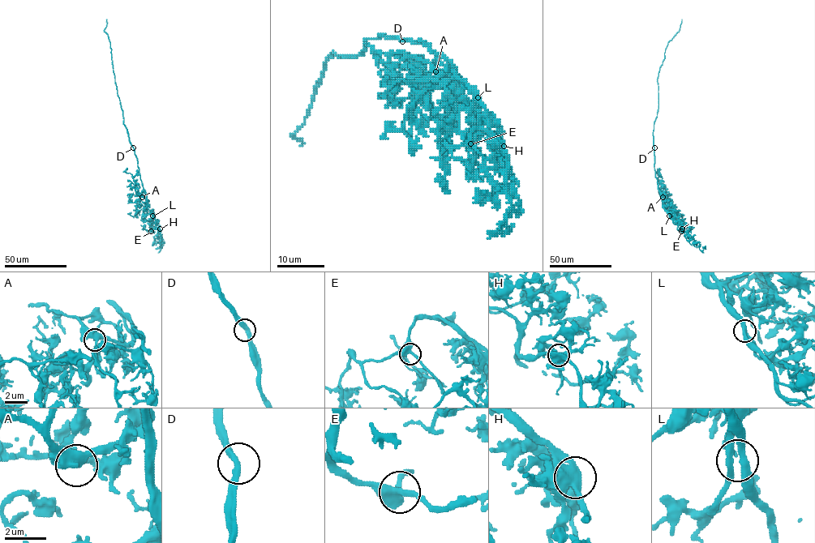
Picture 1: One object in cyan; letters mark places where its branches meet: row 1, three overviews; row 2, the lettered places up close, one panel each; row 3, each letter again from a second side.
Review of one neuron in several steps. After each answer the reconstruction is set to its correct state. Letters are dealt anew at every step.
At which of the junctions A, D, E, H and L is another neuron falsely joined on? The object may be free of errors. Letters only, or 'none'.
none

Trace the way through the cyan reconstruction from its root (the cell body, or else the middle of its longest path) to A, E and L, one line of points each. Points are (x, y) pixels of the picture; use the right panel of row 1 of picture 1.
A: (654, 147), (655, 176), (662, 197)
E: (654, 147), (655, 176), (662, 207), (681, 231)
L: (654, 147), (658, 188), (662, 207), (669, 215)

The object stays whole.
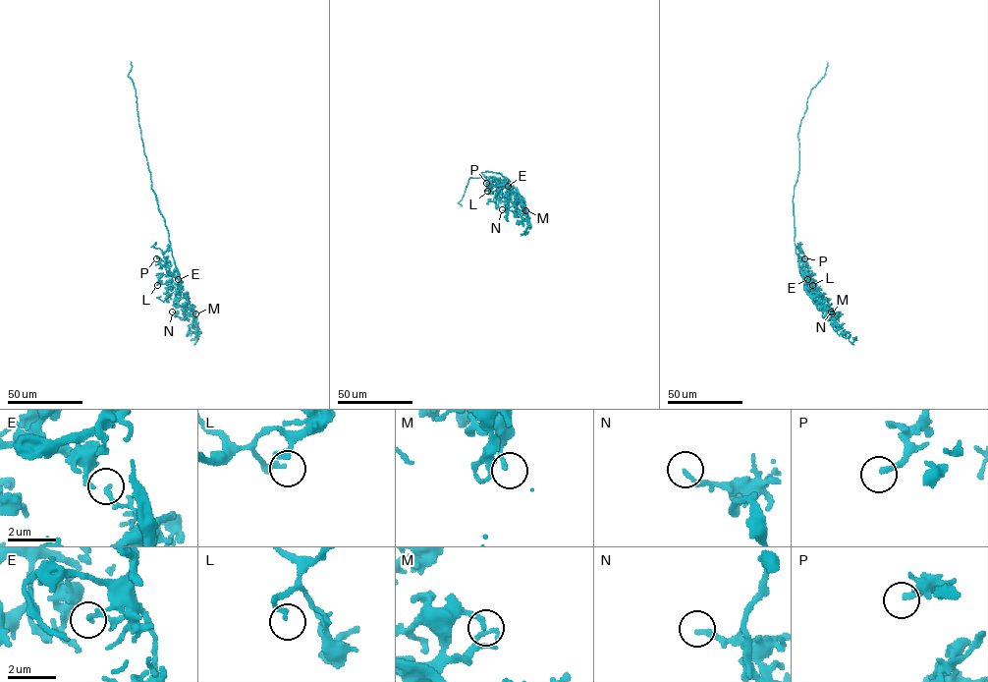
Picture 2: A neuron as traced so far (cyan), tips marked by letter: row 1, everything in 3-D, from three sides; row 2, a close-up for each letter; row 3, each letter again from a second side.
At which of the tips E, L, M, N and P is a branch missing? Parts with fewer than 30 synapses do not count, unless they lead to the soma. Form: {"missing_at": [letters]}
{"missing_at": ["L", "P"]}

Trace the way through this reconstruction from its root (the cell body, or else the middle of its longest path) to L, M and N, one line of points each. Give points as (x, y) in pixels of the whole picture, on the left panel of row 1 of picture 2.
L: (164, 217), (181, 287), (177, 290), (172, 285), (157, 285)
M: (164, 217), (180, 290), (190, 305), (189, 315), (195, 313)
N: (164, 217), (180, 290), (191, 310), (184, 318), (172, 312)

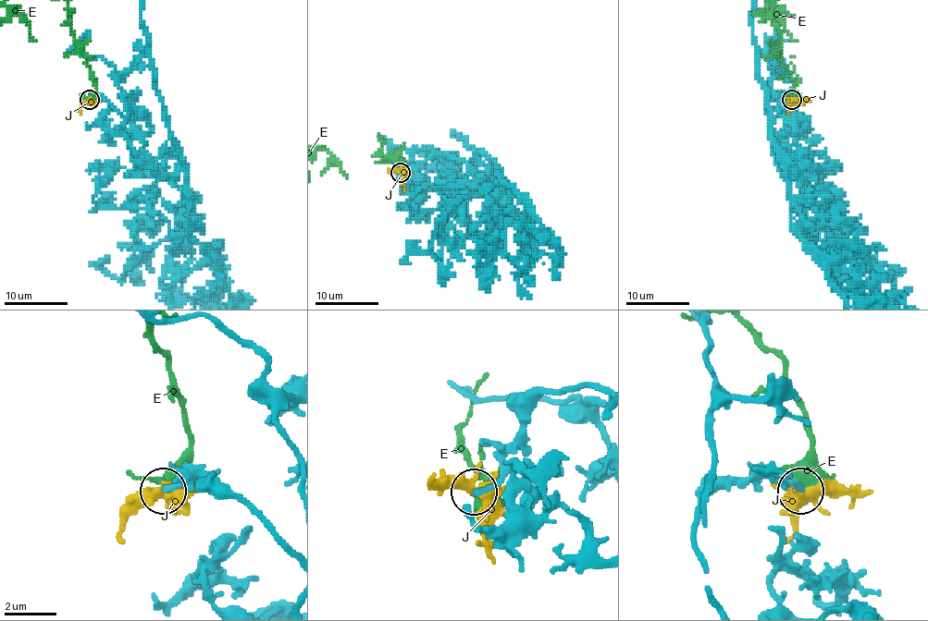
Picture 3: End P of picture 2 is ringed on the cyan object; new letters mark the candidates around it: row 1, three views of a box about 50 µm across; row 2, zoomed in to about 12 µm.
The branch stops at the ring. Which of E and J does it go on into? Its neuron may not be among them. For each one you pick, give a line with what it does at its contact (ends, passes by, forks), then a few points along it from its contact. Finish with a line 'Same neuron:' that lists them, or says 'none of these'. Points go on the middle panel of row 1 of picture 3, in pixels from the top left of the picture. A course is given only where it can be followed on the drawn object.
J: it forks there; it runs (402, 172), (390, 171), (390, 167)
Same neuron: J

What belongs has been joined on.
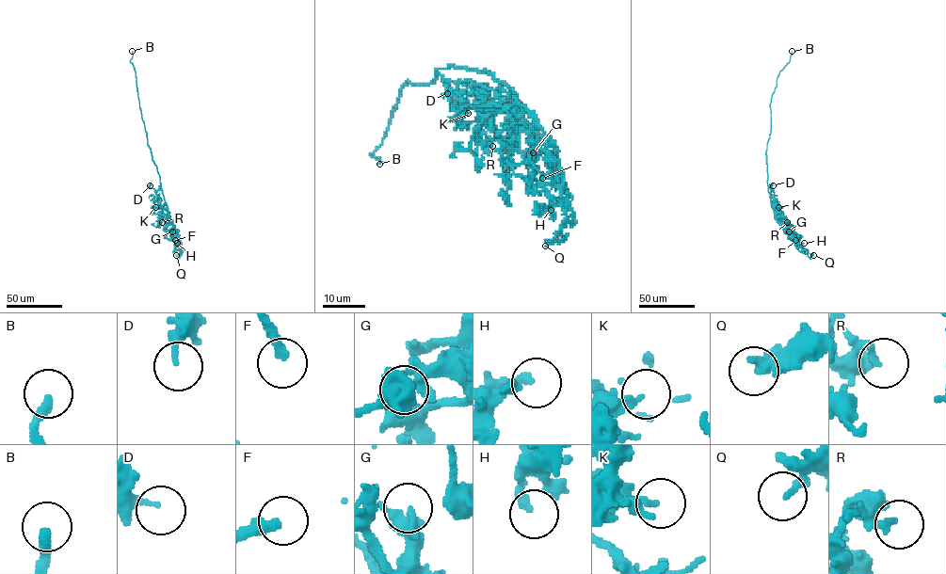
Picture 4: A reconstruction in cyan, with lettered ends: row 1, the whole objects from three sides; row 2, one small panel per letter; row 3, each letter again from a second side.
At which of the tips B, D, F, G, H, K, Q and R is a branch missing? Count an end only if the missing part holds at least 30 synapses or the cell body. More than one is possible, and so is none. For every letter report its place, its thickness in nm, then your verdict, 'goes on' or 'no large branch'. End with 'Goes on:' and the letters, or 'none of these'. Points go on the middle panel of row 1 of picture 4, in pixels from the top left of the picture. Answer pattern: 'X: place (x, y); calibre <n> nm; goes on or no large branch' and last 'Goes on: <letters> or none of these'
B: place (379, 164); calibre 320 nm; goes on
D: place (447, 93); calibre 220 nm; no large branch
F: place (542, 178); calibre 280 nm; goes on
G: place (533, 152); calibre 260 nm; no large branch
H: place (551, 210); calibre 260 nm; no large branch
K: place (468, 113); calibre 200 nm; no large branch
Q: place (545, 246); calibre 180 nm; no large branch
R: place (492, 146); calibre 170 nm; no large branch
Goes on: B, F

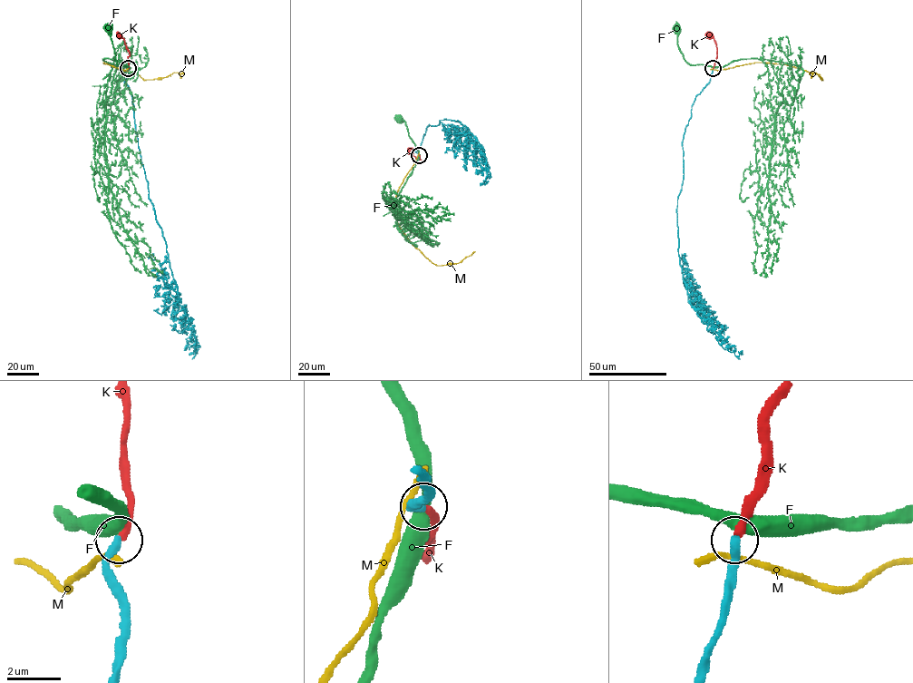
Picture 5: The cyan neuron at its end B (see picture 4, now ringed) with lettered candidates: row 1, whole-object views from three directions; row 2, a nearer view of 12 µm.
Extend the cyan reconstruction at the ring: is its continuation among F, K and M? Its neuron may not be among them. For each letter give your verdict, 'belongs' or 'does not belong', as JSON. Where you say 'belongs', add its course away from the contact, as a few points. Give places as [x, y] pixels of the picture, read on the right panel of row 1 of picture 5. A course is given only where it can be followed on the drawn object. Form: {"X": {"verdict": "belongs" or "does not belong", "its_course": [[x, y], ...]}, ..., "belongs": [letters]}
{"F": {"verdict": "does not belong"}, "K": {"verdict": "belongs", "its_course": [[713, 67], [716, 47], [709, 35]]}, "M": {"verdict": "does not belong"}, "belongs": ["K"]}

